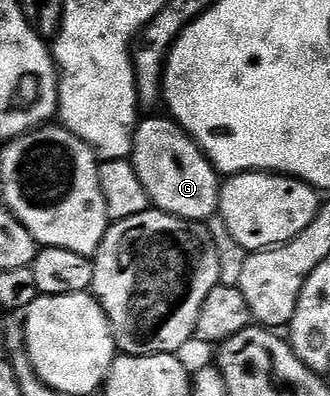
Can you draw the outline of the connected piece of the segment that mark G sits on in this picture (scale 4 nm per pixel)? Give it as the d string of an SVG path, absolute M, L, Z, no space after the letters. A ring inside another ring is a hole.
M151 117L148 121L143 119L136 124L135 146L131 149L131 157L137 175L141 175L141 183L145 183L145 191L149 191L154 208L186 221L210 222L210 217L214 218L219 211L220 174L215 172L199 144L175 120L163 117Z

